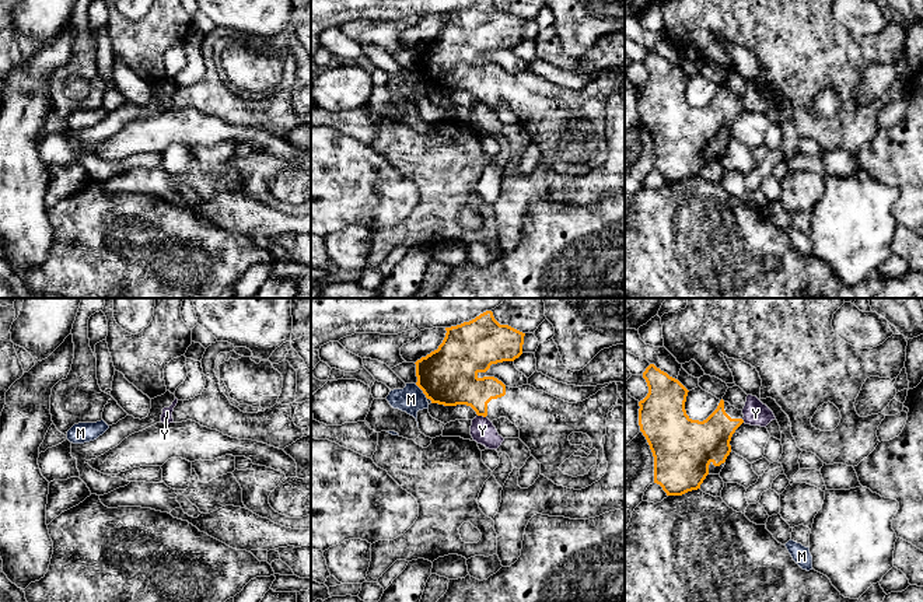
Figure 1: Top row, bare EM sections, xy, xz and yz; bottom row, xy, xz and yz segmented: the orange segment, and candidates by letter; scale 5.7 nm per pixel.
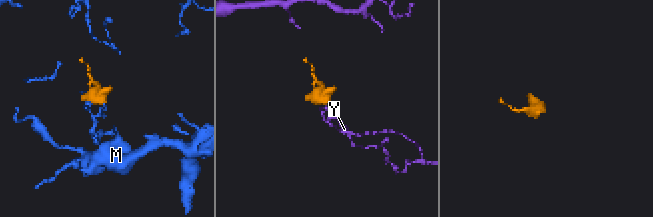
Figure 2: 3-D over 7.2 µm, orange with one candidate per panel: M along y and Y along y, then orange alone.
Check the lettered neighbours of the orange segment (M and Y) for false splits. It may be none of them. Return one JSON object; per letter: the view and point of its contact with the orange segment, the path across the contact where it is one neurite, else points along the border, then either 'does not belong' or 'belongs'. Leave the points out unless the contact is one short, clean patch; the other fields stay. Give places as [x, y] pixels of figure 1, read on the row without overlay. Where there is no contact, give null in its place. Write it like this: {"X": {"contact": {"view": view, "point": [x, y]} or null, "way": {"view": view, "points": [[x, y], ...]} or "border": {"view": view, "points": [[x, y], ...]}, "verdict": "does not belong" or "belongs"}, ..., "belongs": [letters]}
{"M": {"contact": {"view": "xz", "point": [422, 76]}, "border": {"view": "xz", "points": [[415, 70], [427, 84]]}, "verdict": "does not belong"}, "Y": {"contact": {"view": "xz", "point": [482, 101]}, "border": {"view": "xz", "points": [[478, 101], [485, 104]]}, "verdict": "does not belong"}, "belongs": []}

